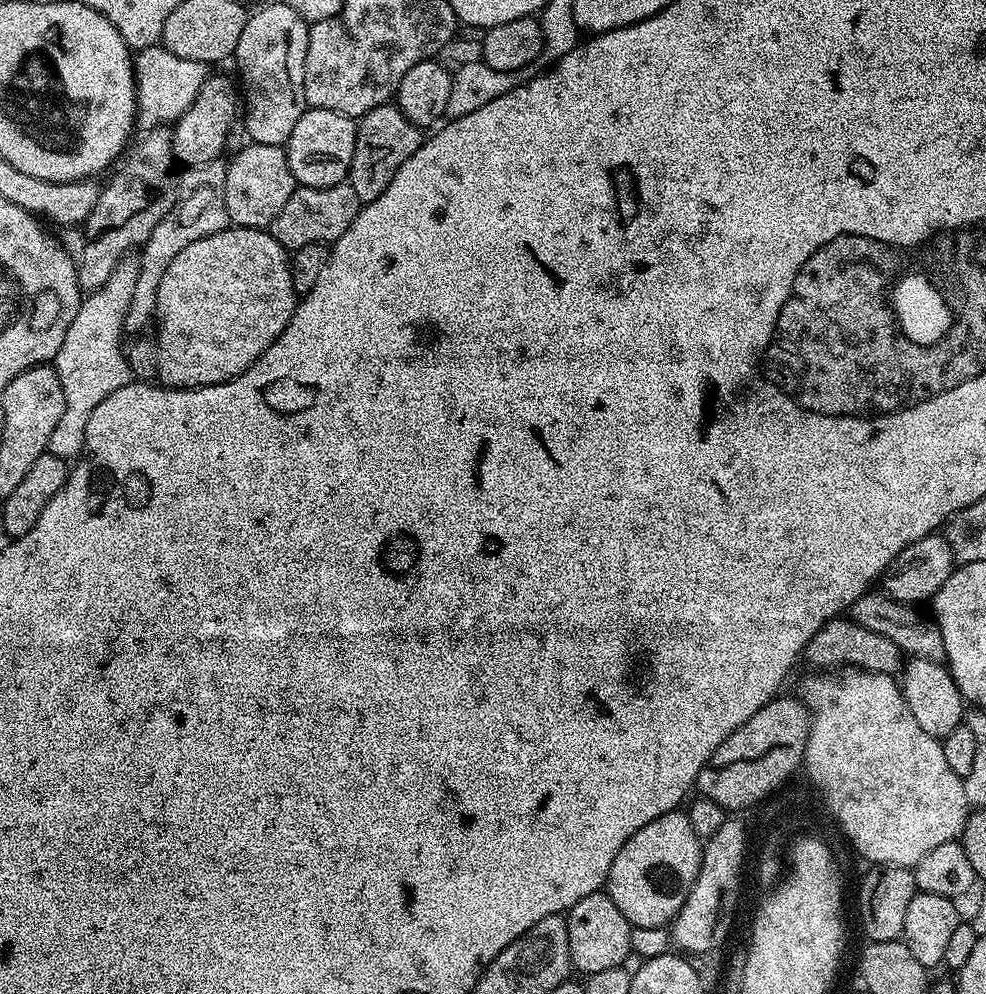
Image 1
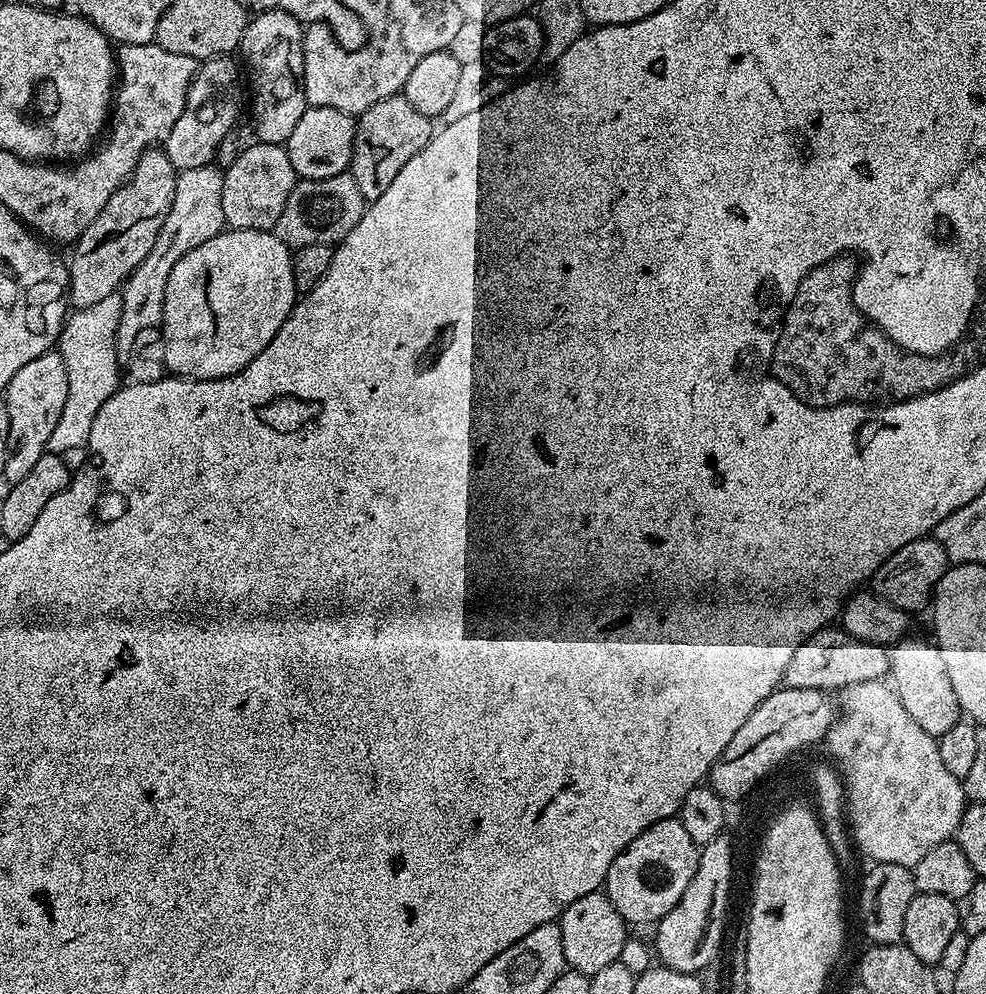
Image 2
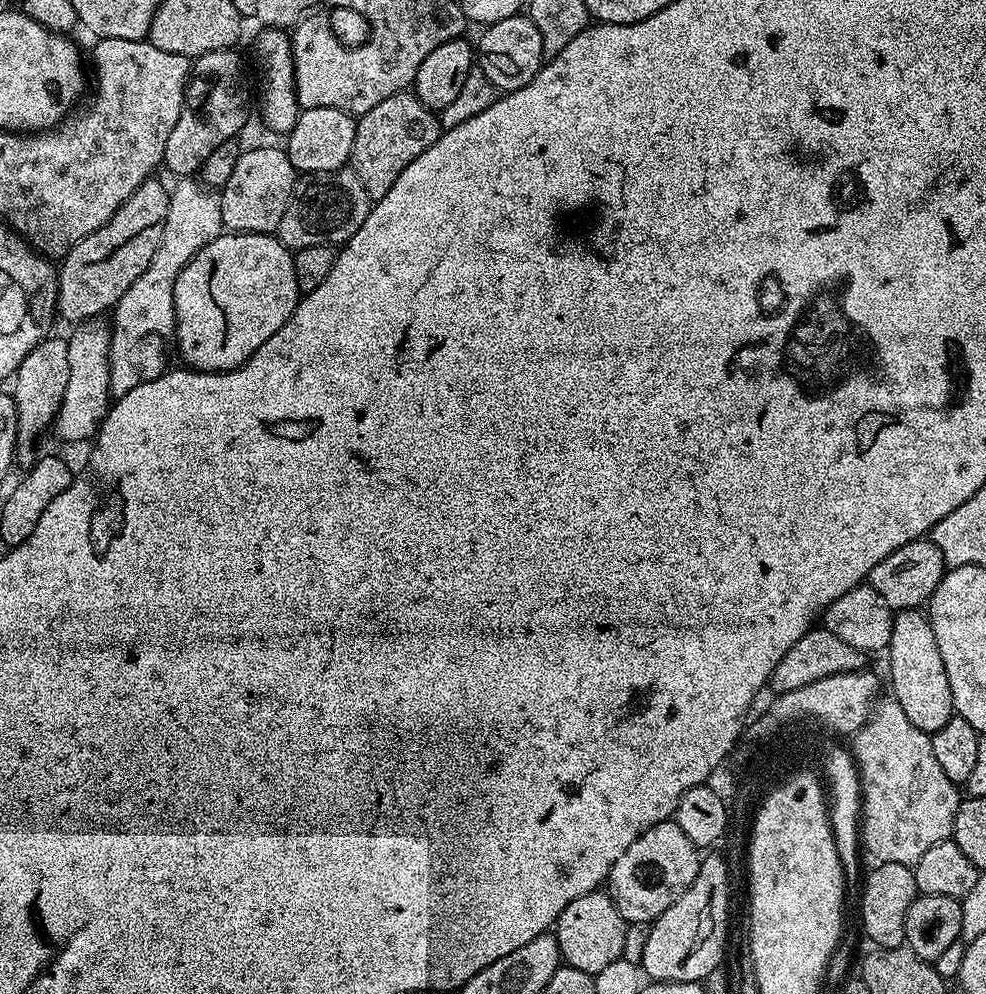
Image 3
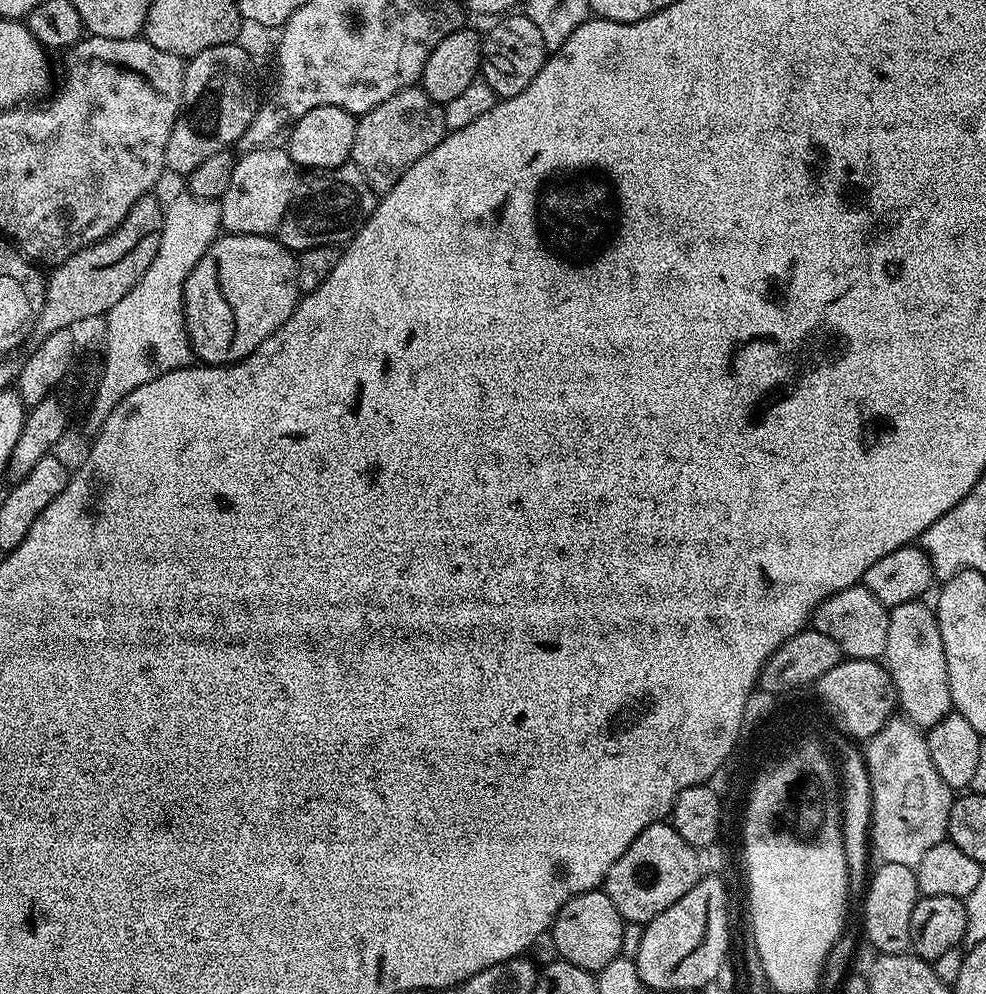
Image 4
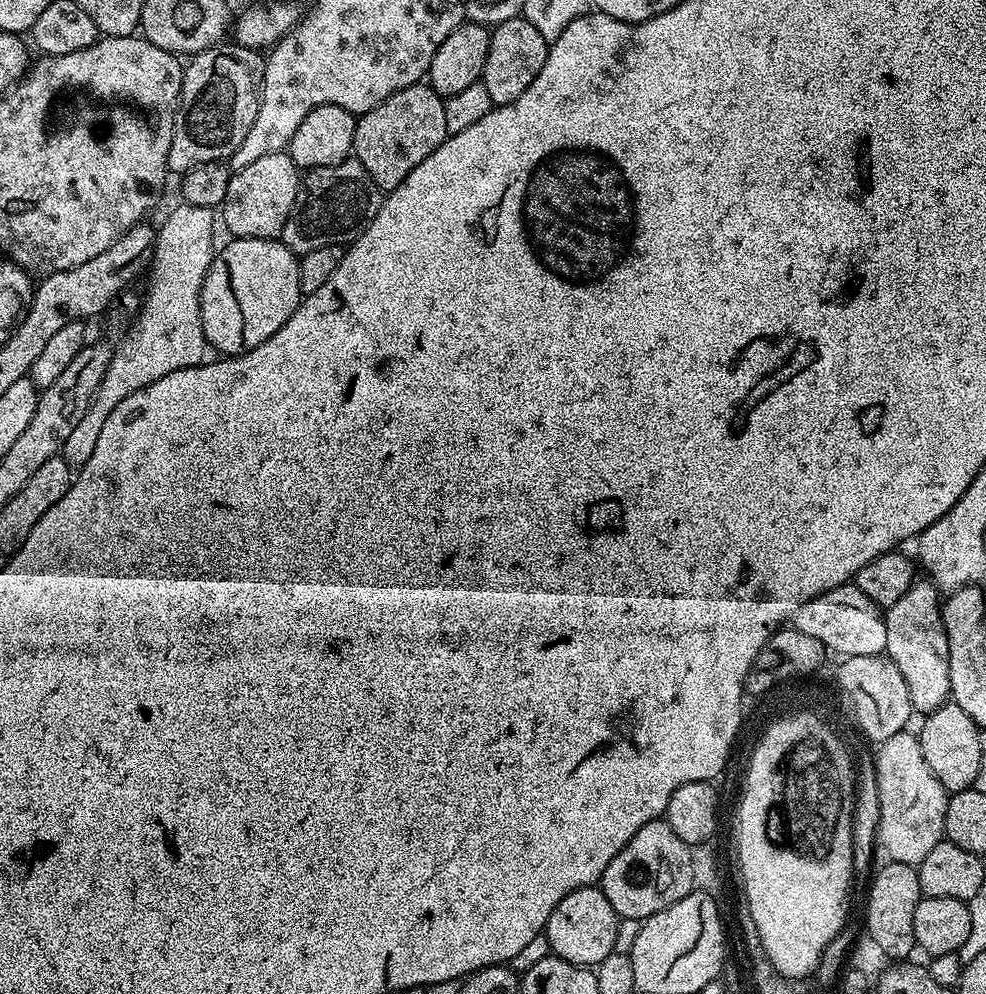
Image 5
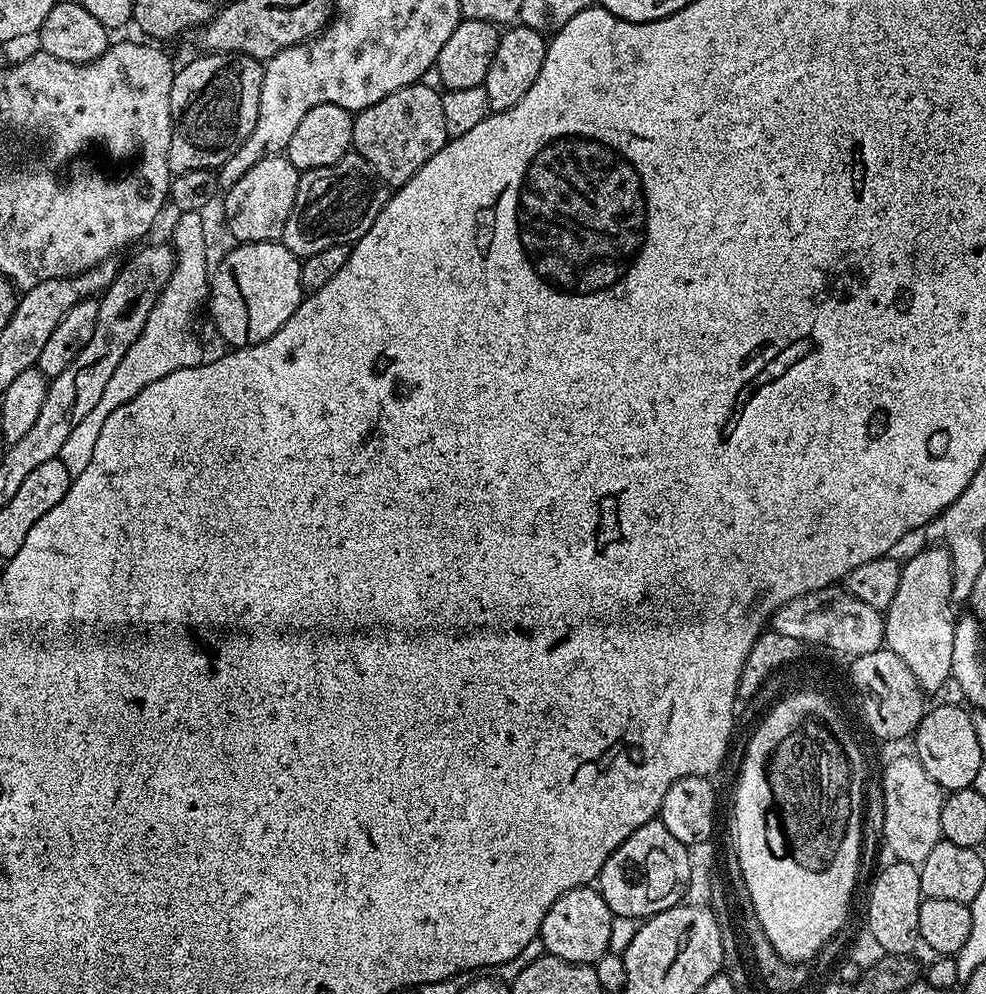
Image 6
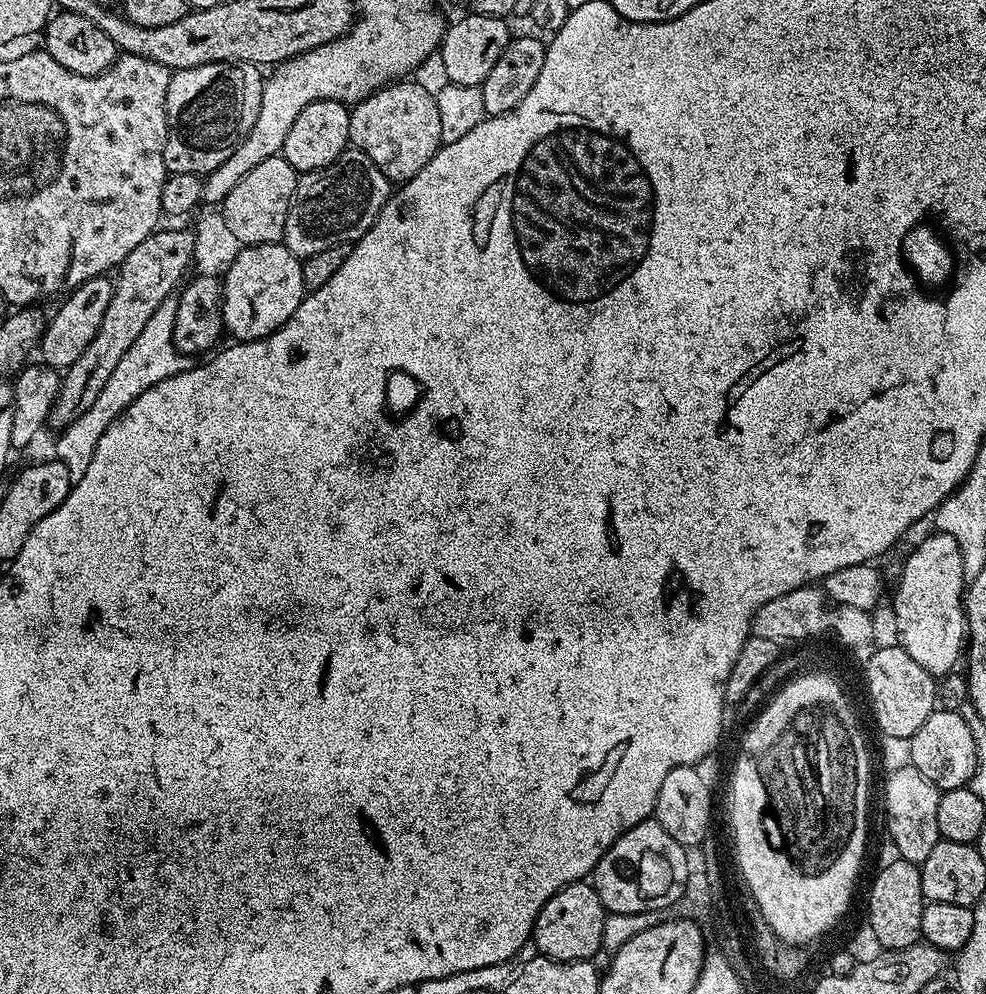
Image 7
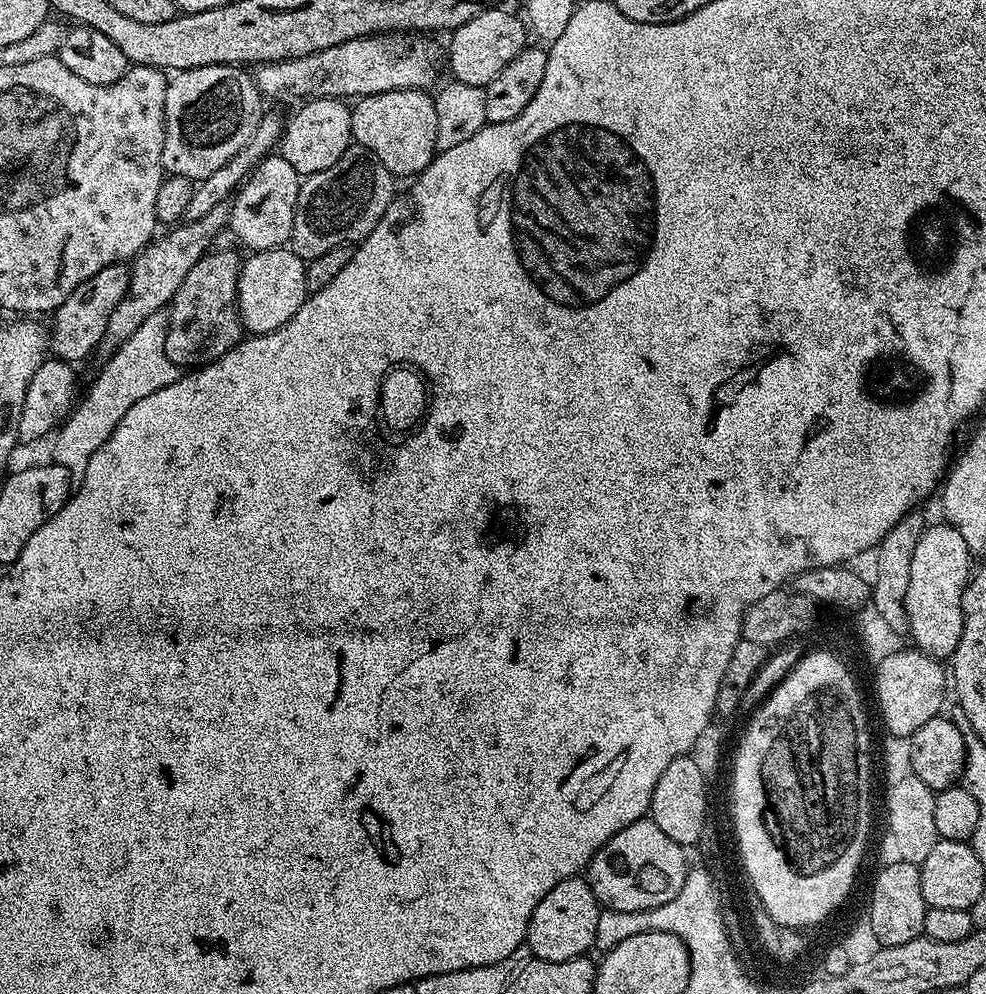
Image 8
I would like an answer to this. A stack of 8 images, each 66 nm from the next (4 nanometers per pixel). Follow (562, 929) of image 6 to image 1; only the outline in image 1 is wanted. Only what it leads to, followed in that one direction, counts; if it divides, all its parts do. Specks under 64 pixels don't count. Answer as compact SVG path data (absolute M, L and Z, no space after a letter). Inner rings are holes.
M607 891L586 894L582 902L578 902L566 913L568 933L570 934L570 958L572 967L578 973L591 974L621 967L629 952L633 951L632 935L634 929L627 918L614 906Z

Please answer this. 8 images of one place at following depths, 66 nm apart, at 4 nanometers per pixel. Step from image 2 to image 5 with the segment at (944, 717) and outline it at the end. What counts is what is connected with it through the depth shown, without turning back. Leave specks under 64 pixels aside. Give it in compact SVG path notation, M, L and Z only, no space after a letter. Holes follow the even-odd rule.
M928 578L917 579L894 606L884 612L886 622L886 646L884 652L898 666L902 678L906 678L906 690L910 690L913 713L927 714L949 703L950 646L944 629L942 596L935 583Z

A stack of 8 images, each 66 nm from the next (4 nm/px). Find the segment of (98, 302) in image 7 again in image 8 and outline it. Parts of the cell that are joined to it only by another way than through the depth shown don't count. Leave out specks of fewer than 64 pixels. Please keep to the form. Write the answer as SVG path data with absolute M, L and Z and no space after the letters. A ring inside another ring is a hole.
M127 263L106 266L106 270L98 270L94 278L86 278L86 282L79 284L74 294L56 308L51 317L52 328L50 324L50 352L55 359L77 362L99 349L106 334L106 325L110 323L110 314L114 314L114 306L122 302L130 286L131 273Z

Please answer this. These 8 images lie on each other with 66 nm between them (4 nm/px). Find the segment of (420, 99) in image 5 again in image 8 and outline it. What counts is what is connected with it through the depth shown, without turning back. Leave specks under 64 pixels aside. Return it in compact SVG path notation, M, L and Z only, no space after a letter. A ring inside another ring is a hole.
M386 90L382 94L359 97L351 105L352 138L359 147L370 150L393 178L415 178L430 166L436 157L438 138L438 110L431 91Z

